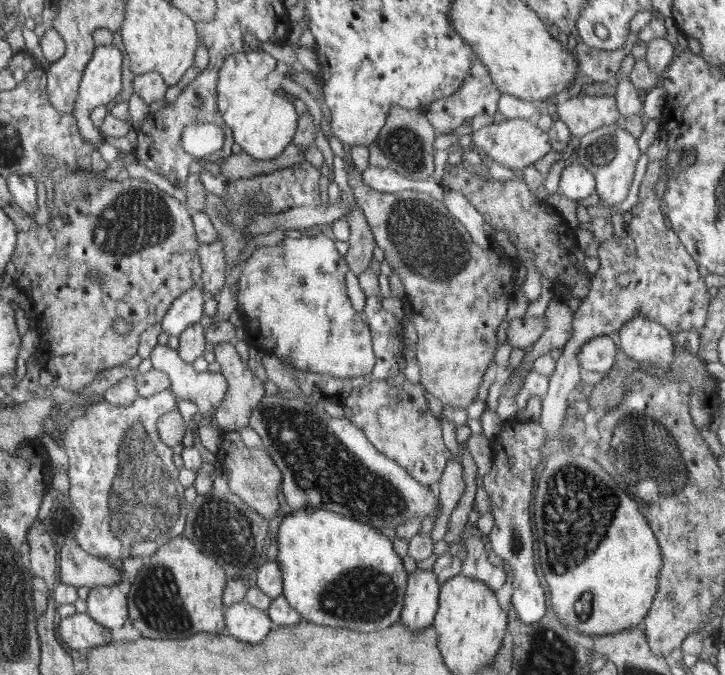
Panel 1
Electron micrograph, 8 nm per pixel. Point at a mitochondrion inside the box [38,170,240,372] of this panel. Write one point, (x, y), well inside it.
(134, 220)

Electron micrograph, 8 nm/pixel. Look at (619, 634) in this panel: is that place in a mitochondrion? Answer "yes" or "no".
no

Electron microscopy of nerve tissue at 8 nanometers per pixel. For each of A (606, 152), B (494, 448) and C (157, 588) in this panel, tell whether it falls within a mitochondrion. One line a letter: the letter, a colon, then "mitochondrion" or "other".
A: mitochondrion
B: other
C: mitochondrion

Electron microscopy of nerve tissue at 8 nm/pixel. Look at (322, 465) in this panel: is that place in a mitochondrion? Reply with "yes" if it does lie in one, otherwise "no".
yes

